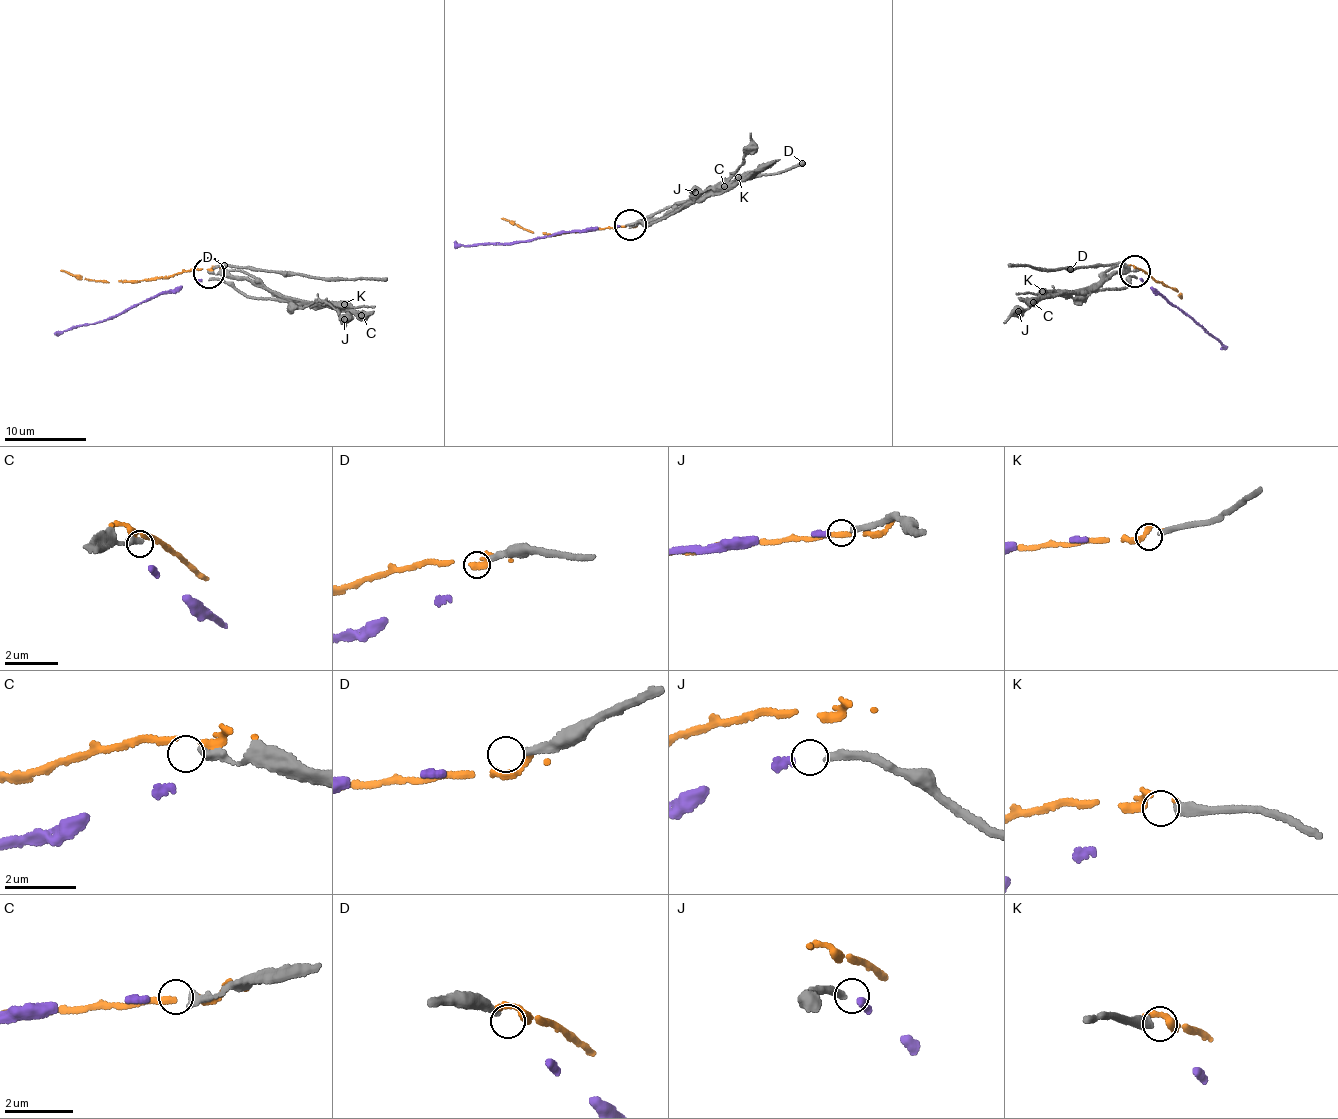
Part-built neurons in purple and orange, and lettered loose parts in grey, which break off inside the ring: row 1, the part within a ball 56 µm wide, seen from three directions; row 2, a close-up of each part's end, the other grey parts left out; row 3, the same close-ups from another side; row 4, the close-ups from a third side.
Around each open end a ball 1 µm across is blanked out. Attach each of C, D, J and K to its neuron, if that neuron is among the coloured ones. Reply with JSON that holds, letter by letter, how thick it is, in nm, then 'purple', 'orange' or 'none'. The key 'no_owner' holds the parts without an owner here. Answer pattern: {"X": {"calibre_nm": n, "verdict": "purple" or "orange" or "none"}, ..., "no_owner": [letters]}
{"C": {"calibre_nm": 240, "verdict": "none"}, "D": {"calibre_nm": 240, "verdict": "none"}, "J": {"calibre_nm": 200, "verdict": "none"}, "K": {"calibre_nm": 240, "verdict": "none"}, "no_owner": ["C", "D", "J", "K"]}

